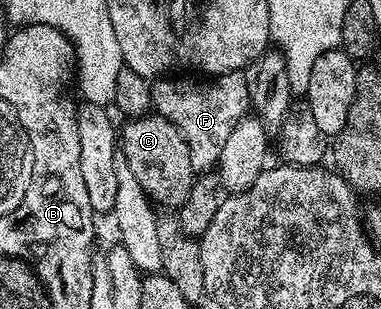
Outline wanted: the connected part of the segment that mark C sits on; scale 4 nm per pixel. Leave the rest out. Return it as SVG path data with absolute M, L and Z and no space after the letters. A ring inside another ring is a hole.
M149 112L144 117L131 117L125 122L126 126L121 126L120 129L120 155L128 163L128 167L132 167L132 175L136 175L136 180L139 181L140 187L144 187L144 191L150 196L151 202L155 206L161 207L166 211L176 211L184 203L184 199L188 199L188 191L192 191L192 183L196 176L196 170L192 167L192 155L190 154L190 148L188 143L184 139L184 135L180 135L180 131L172 123L168 123L168 119L164 119L156 112Z

